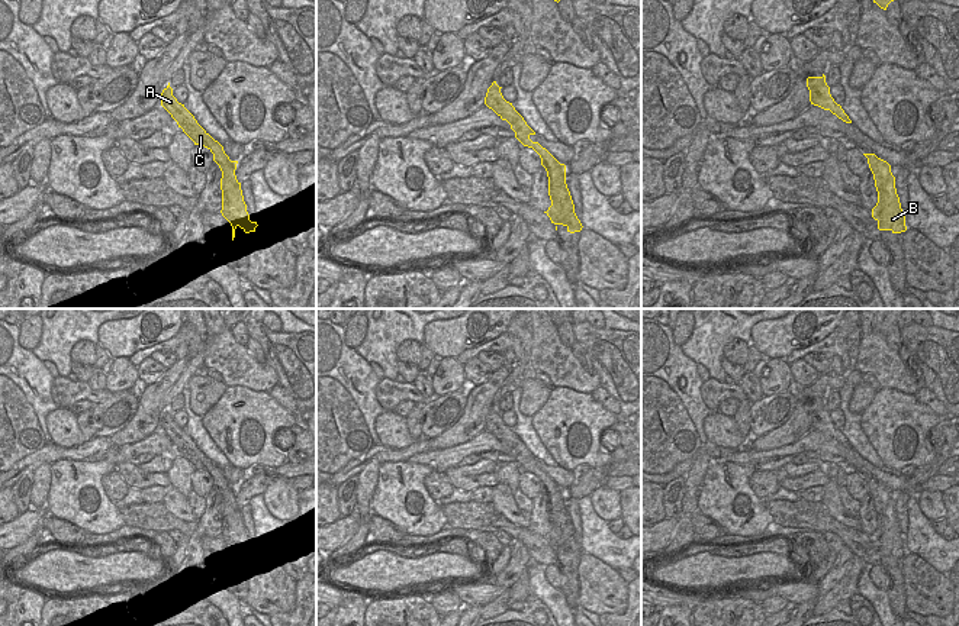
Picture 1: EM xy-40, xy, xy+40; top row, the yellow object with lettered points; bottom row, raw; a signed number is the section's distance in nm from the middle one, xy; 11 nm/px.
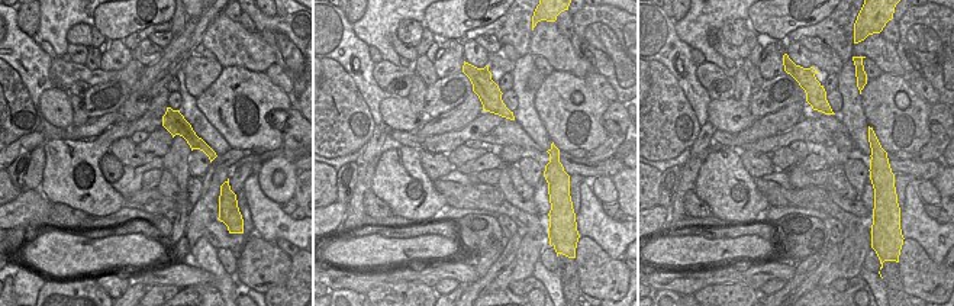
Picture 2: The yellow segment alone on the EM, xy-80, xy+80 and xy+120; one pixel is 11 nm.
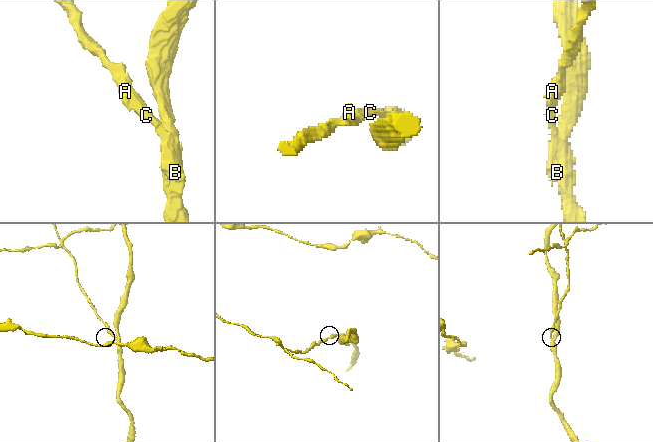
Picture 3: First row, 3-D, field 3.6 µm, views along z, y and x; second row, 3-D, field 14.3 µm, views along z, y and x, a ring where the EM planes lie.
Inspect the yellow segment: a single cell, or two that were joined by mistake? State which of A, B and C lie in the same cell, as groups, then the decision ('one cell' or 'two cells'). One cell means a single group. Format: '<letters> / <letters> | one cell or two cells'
A C / B | two cells

